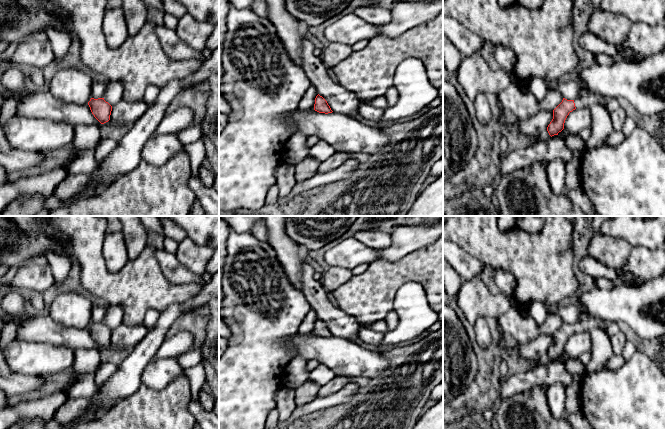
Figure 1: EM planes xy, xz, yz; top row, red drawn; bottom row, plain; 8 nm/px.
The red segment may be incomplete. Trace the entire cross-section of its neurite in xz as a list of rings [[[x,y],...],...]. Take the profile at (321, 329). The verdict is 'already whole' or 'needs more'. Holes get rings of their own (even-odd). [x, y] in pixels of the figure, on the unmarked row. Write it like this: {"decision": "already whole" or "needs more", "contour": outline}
{"decision": "already whole", "contour": [[[319,318],[315,322],[314,334],[319,337],[332,337],[330,330],[328,329],[327,325],[320,320]]]}

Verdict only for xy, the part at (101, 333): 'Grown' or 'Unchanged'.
Unchanged

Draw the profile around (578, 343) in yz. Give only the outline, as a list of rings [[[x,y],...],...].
[[[590,332],[575,333],[567,340],[564,352],[569,358],[577,359],[584,352],[592,351]]]

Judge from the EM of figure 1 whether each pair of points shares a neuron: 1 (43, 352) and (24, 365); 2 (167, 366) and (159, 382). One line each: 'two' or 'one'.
1: one
2: one

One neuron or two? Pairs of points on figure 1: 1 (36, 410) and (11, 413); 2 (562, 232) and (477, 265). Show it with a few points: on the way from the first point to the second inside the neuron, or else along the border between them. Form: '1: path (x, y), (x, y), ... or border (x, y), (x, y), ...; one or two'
1: path (30, 410), (17, 411); one
2: border (463, 250), (486, 265); two

